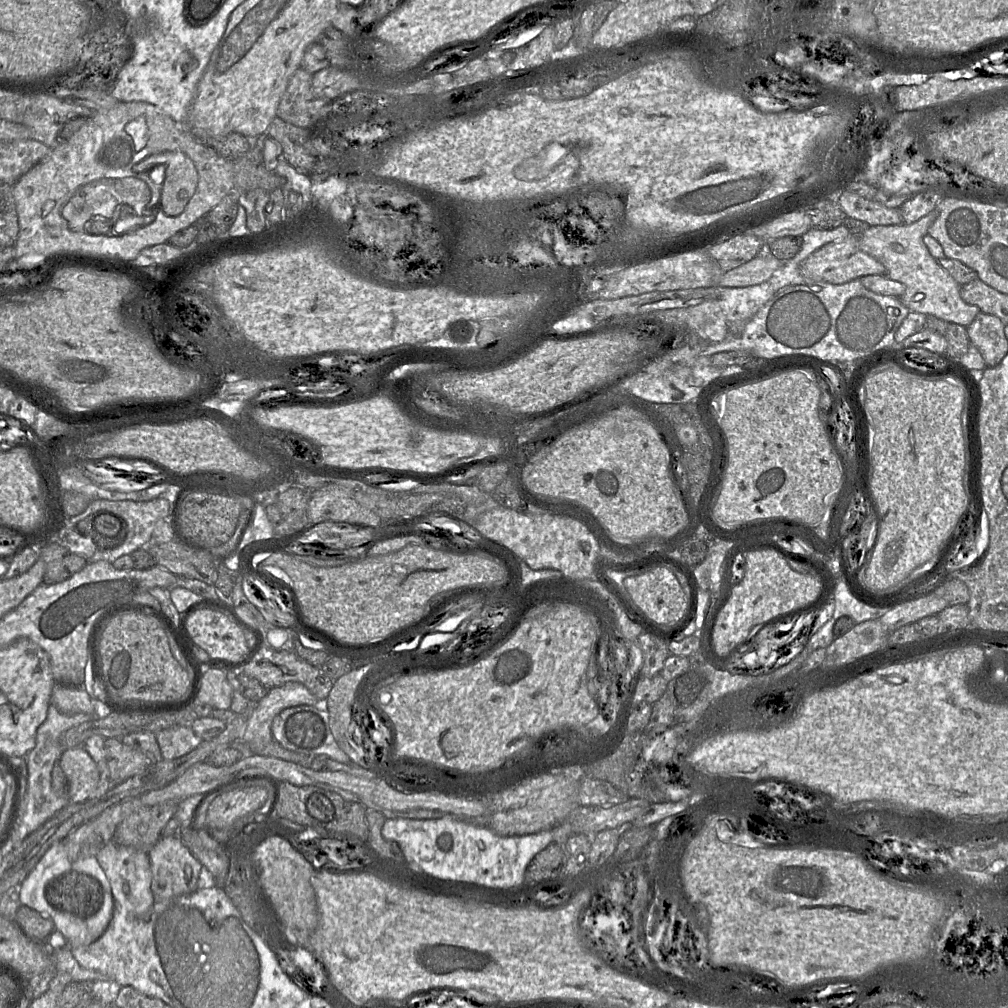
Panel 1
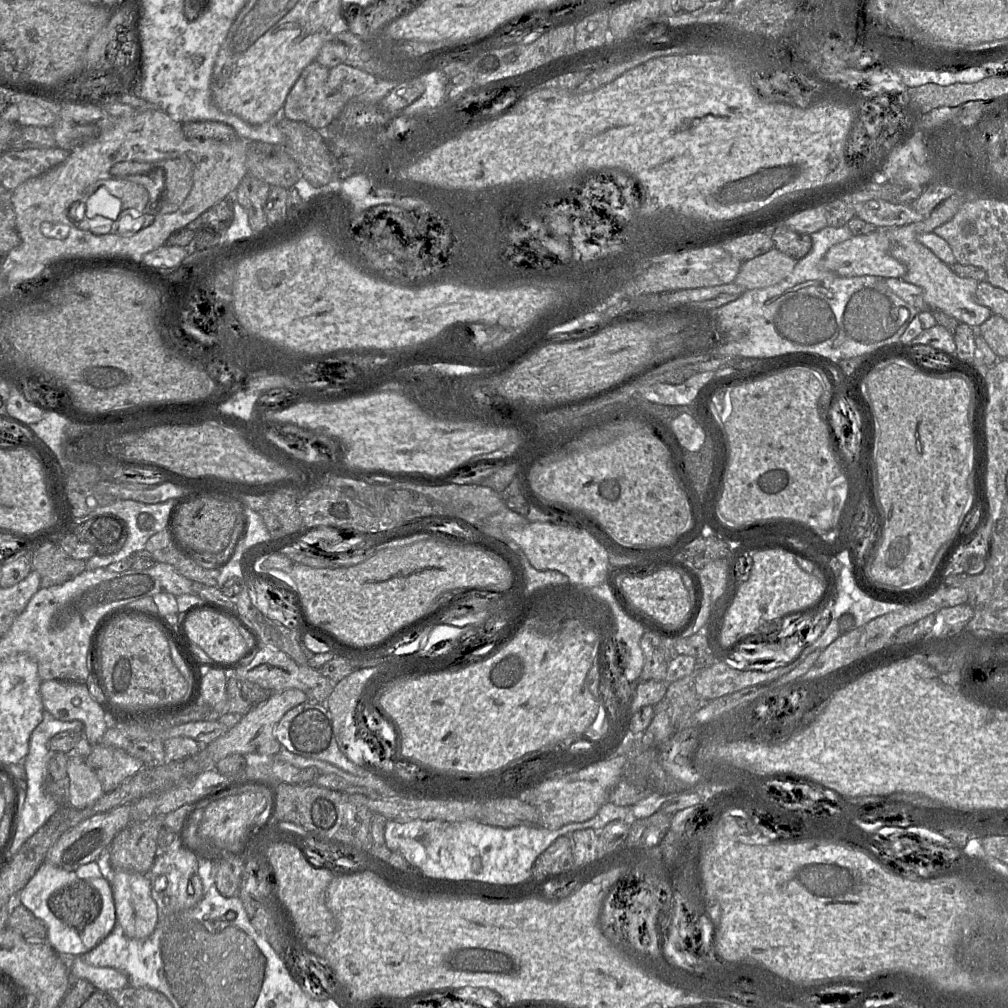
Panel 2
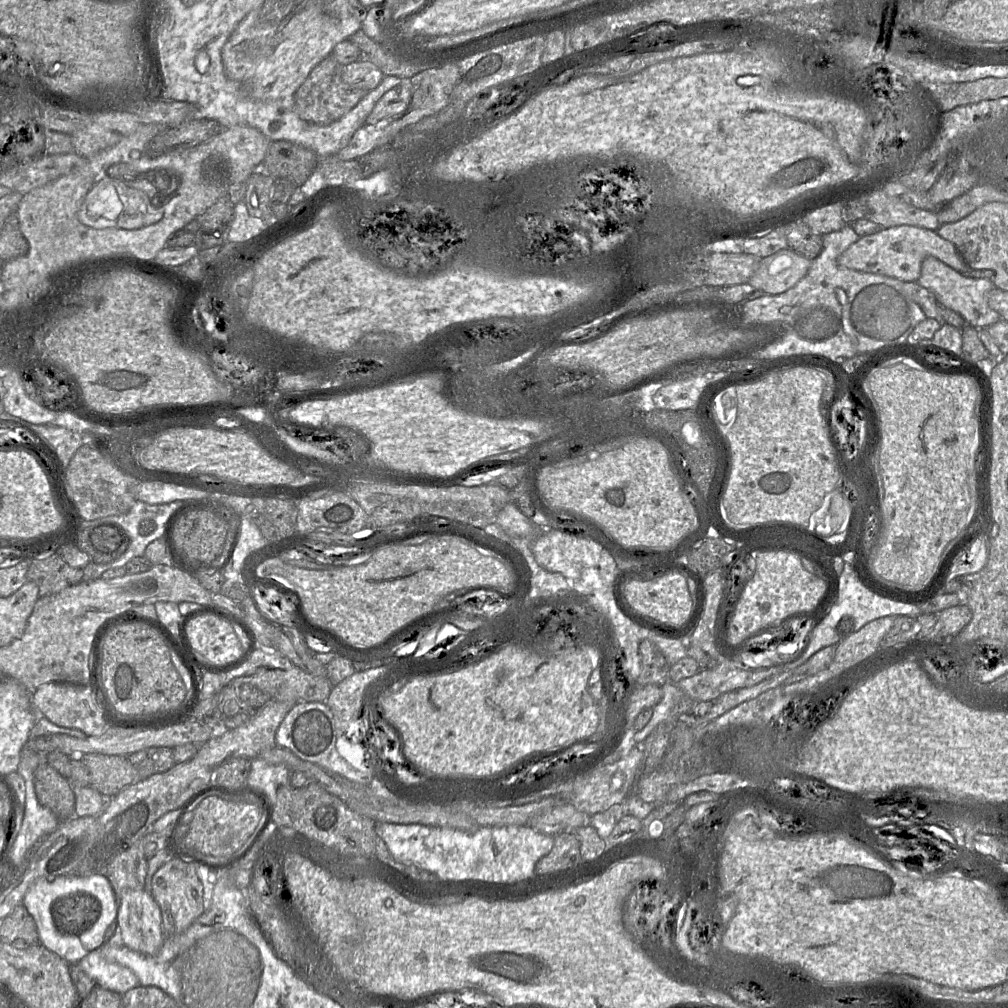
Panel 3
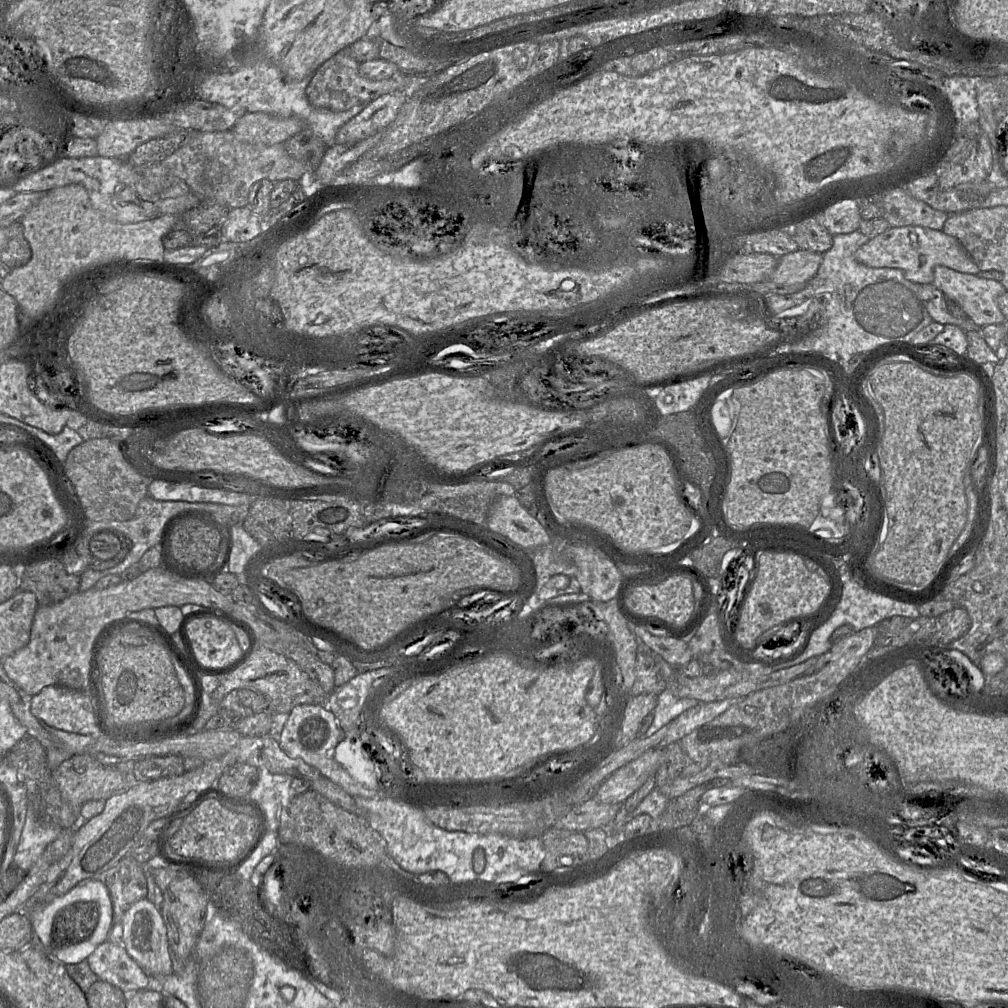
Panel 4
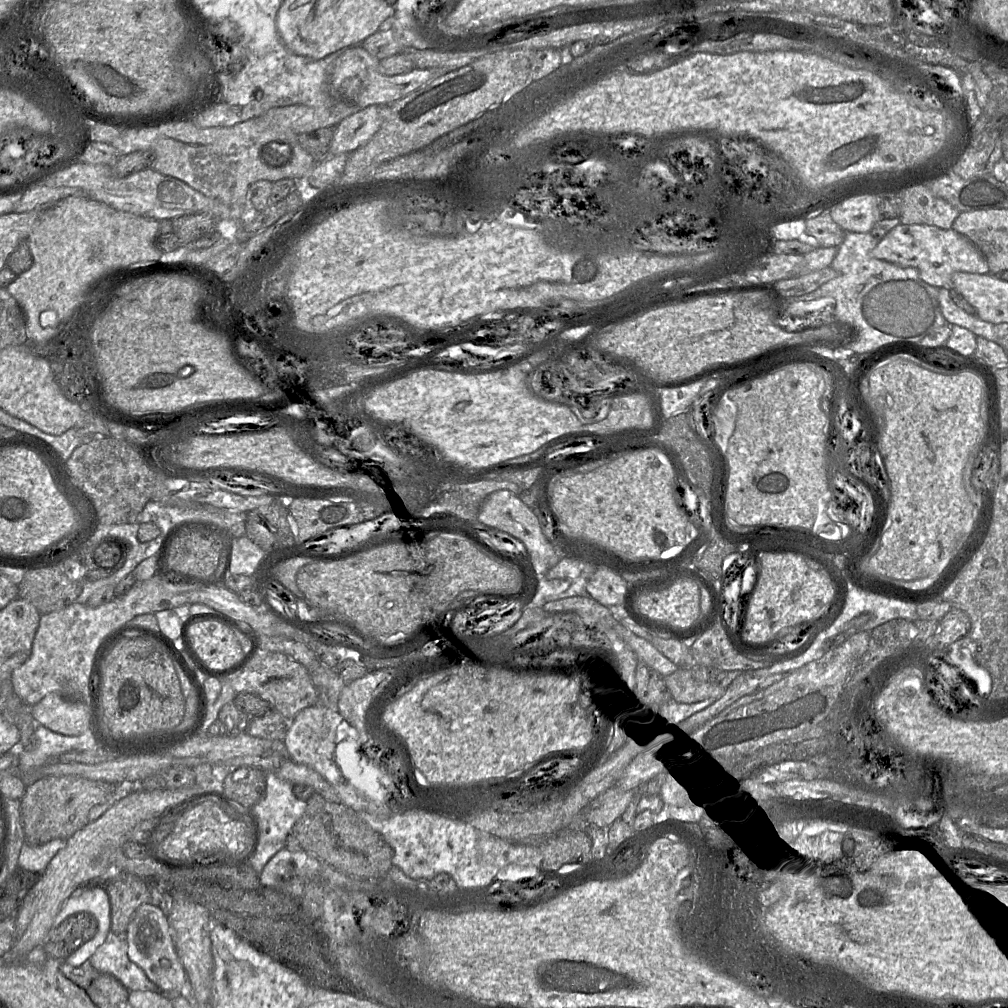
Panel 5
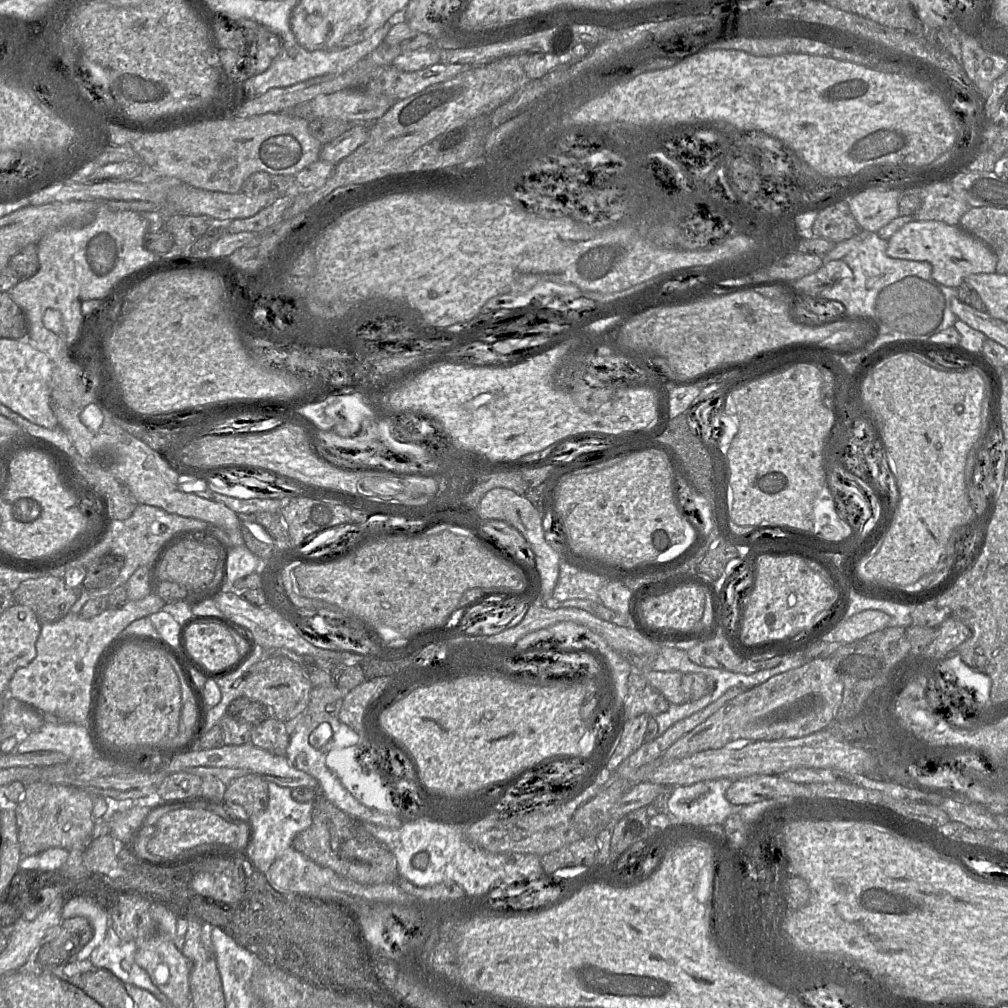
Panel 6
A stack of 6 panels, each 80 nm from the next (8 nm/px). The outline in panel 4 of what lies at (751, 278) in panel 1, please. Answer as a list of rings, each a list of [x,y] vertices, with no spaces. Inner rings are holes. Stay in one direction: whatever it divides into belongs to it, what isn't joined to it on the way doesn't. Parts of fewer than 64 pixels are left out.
[[[798,249],[779,258],[769,280],[782,286],[807,283],[816,275],[822,259],[823,254]]]

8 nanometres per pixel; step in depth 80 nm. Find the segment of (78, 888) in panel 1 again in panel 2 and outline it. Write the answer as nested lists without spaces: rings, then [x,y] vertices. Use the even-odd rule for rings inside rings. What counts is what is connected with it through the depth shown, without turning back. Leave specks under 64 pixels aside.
[[[97,861],[82,865],[76,871],[43,862],[21,890],[20,903],[46,924],[47,942],[57,953],[84,955],[99,945],[117,922],[112,887]]]

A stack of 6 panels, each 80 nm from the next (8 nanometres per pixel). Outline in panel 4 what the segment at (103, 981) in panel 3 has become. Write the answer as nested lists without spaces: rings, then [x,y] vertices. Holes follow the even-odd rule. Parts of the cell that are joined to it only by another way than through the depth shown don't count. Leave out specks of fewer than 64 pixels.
[[[106,941],[87,958],[100,980],[125,992],[146,990],[149,974],[128,954],[124,945]]]

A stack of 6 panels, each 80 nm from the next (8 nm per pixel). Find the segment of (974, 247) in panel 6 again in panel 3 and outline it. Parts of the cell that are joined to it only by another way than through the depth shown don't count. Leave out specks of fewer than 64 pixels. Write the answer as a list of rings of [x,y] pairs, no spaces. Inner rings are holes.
[[[910,225],[883,228],[860,237],[838,257],[838,264],[847,269],[916,282],[920,277],[922,261],[928,256],[937,258],[962,274],[971,270],[953,243],[940,237],[936,231]]]

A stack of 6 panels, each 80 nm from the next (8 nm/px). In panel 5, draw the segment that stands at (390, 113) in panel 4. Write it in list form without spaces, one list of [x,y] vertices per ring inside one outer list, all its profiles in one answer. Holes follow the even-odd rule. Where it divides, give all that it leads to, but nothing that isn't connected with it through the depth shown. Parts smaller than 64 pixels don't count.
[[[370,105],[334,127],[329,153],[351,153],[367,143],[387,117],[389,105]]]

